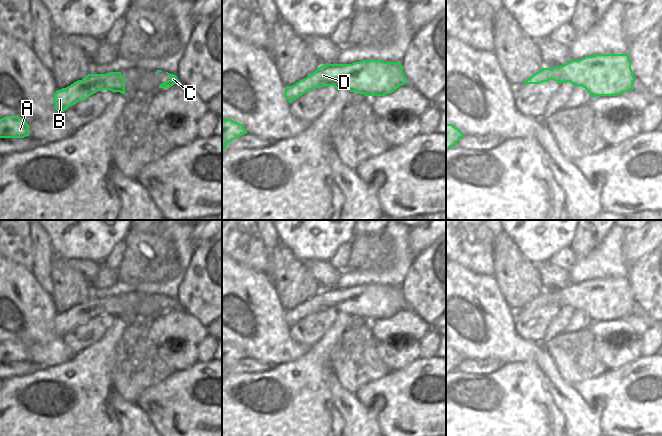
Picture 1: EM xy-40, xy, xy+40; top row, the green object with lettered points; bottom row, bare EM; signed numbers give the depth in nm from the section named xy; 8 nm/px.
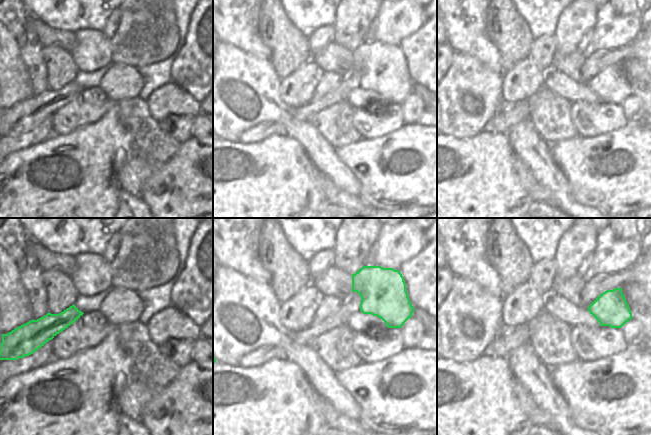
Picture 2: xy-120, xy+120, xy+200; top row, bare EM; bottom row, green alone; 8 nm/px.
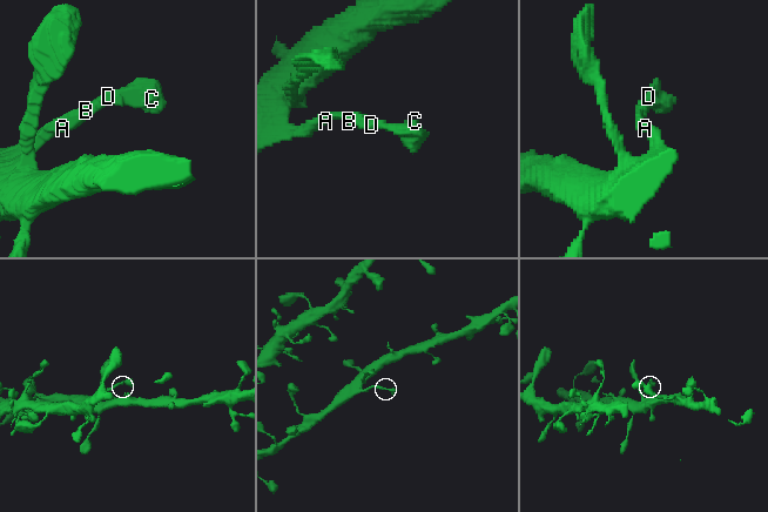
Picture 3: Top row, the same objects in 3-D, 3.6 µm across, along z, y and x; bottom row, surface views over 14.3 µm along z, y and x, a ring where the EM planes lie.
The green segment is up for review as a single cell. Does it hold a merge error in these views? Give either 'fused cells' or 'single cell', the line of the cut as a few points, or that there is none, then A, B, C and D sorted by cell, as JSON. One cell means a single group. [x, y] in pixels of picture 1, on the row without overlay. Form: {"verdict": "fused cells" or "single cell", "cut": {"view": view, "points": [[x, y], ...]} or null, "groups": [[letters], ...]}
{"verdict": "single cell", "cut": null, "groups": [["A", "B", "C", "D"]]}

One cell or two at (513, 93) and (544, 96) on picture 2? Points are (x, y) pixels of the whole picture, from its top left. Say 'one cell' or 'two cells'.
two cells

